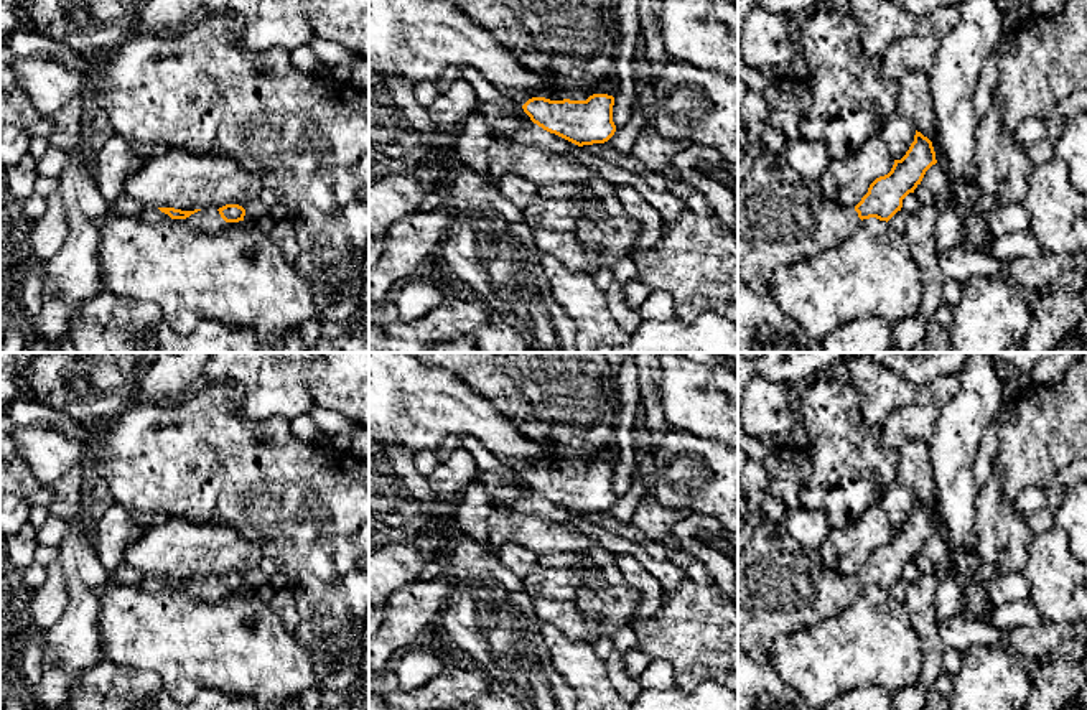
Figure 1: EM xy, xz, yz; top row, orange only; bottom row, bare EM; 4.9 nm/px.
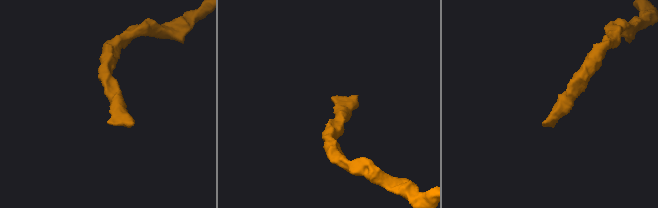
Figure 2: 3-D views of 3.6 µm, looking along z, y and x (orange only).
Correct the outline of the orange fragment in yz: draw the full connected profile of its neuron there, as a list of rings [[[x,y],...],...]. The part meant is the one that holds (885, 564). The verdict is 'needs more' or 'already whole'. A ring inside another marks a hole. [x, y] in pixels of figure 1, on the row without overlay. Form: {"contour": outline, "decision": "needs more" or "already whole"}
{"contour": [[[916,499],[909,519],[901,529],[894,529],[891,540],[876,547],[855,577],[843,577],[827,568],[819,550],[800,545],[782,524],[763,519],[748,545],[738,552],[738,644],[753,661],[771,667],[771,652],[779,634],[833,618],[851,605],[863,588],[888,591],[935,532],[932,511]]], "decision": "needs more"}

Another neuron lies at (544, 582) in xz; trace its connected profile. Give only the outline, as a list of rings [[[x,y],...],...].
[[[537,565],[524,578],[529,596],[550,600],[575,600],[581,588],[581,577],[575,568]]]

